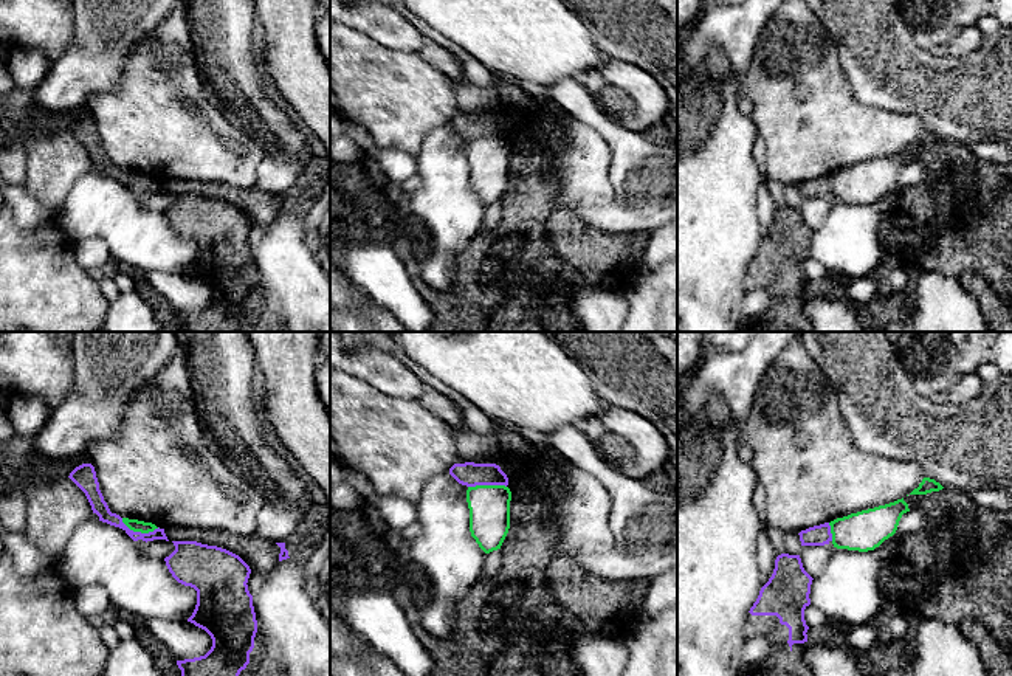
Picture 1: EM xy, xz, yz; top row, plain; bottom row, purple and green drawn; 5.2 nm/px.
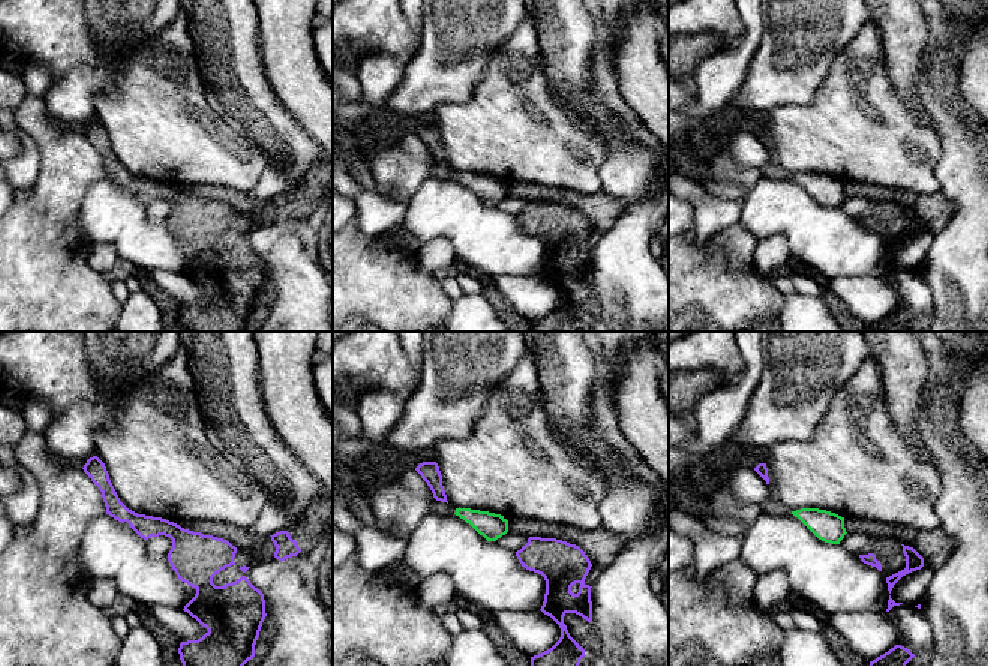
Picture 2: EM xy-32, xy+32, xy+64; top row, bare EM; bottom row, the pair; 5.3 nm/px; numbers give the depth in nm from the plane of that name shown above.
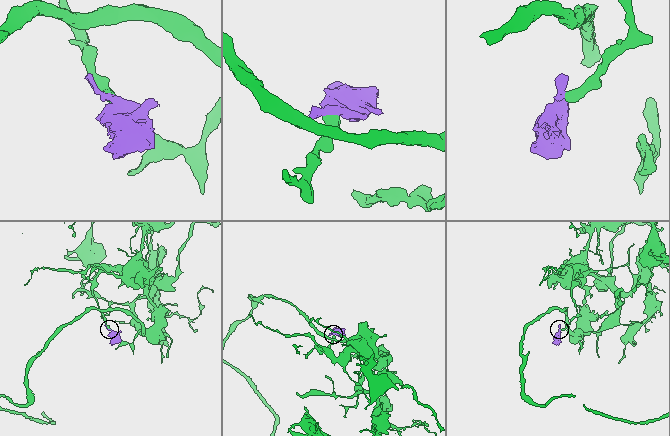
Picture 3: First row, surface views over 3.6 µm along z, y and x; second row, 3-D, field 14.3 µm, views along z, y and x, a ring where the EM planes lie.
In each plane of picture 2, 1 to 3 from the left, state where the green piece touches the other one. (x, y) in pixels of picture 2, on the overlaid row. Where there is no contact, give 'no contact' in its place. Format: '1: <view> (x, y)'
1: no contact
2: no contact
3: no contact

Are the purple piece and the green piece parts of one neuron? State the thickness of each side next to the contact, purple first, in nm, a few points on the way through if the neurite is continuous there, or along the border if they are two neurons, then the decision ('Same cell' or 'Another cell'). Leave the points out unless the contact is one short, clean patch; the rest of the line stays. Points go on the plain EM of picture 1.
Thickness 80 nm (purple) against 60 nm. Path across: xy (99, 158), (110, 171), (140, 185), (134, 177). Same cell

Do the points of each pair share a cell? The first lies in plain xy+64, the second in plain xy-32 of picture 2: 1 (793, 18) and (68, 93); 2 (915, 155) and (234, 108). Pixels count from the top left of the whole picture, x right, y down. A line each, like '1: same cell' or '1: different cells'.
1: same cell
2: different cells

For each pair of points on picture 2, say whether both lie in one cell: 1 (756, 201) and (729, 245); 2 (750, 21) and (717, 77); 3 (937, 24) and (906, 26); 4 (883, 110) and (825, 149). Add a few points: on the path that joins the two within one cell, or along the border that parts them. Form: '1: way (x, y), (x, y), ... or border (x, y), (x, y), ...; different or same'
1: border (739, 222), (757, 239); different
2: way (750, 35), (750, 44), (730, 63); same
3: border (927, 17), (927, 41), (919, 59); different
4: way (868, 122), (862, 128), (840, 134); same

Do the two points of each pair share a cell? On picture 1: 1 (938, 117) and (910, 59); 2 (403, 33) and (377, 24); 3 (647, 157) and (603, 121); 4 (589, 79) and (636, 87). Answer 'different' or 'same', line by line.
1: same
2: same
3: same
4: same

